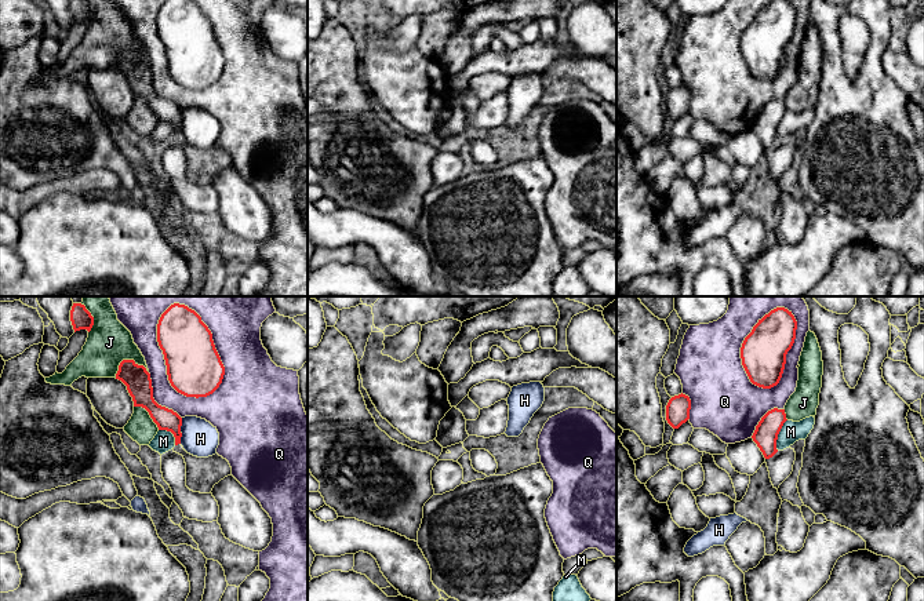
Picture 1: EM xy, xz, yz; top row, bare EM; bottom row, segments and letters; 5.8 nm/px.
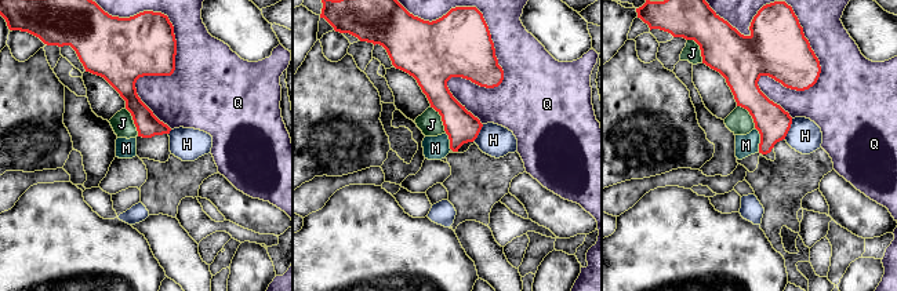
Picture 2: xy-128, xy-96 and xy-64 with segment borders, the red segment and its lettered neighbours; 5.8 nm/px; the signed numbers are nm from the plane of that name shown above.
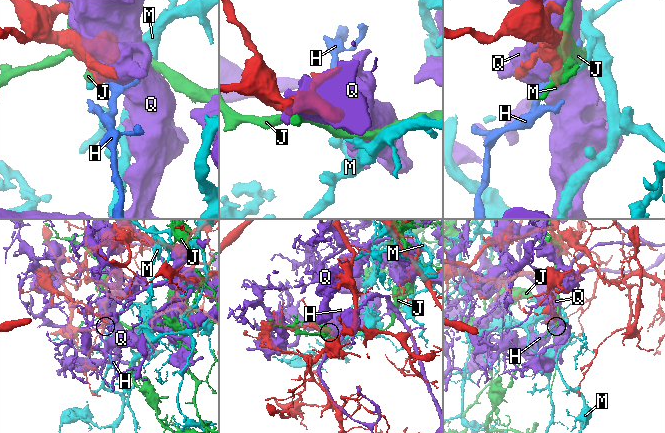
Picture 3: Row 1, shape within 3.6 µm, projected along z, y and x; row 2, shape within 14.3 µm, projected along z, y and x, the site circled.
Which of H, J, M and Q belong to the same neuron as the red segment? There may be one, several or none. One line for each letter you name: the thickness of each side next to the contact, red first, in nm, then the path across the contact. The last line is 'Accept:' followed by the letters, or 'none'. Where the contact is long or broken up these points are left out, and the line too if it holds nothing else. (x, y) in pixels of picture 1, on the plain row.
Accept: none

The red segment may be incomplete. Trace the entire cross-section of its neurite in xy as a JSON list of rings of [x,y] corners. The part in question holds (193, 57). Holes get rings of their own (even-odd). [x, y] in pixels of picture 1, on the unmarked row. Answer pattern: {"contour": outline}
{"contour": [[[167,0],[157,15],[171,77],[186,88],[207,88],[222,74],[225,58],[212,25],[192,0]]]}

